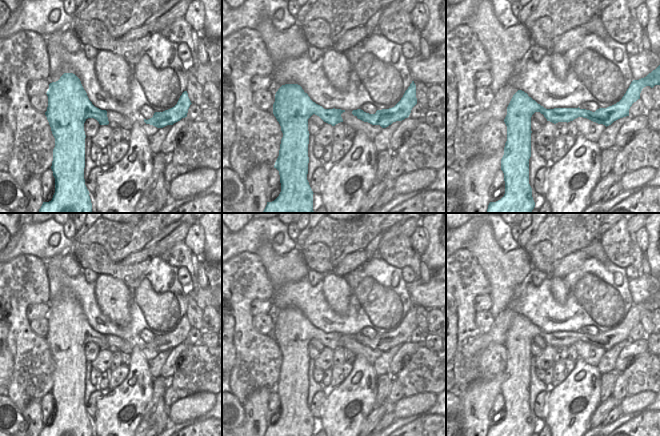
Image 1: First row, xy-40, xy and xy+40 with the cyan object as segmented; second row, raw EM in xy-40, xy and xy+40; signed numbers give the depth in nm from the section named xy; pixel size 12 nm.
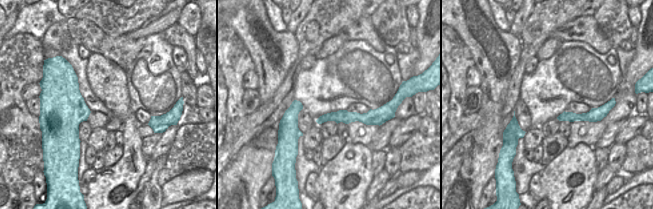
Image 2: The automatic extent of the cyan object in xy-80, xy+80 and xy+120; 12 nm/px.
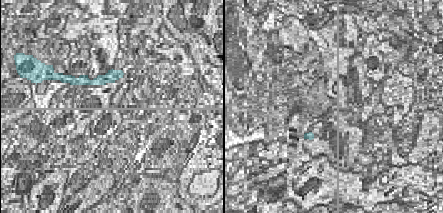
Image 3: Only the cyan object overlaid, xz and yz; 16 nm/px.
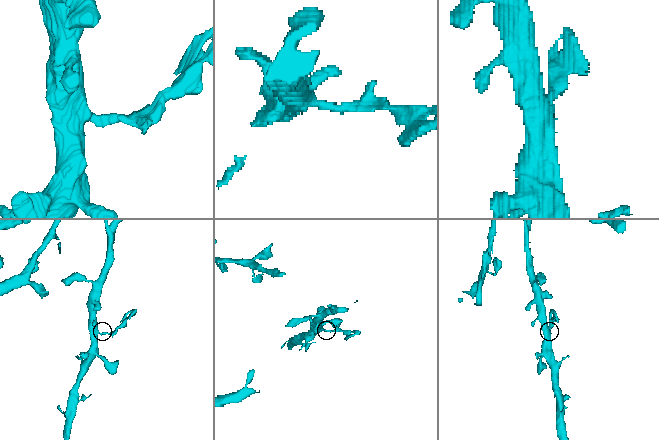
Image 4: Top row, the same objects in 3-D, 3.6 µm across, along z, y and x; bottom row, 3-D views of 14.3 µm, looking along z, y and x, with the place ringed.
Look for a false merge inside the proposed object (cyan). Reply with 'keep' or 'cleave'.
cleave

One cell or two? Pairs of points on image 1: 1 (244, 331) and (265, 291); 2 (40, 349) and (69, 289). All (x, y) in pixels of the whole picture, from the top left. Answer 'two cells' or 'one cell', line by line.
1: one cell
2: two cells

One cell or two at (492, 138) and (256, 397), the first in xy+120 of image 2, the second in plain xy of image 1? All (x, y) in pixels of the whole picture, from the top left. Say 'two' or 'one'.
one

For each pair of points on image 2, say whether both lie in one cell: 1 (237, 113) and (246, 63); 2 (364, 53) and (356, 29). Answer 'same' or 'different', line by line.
1: same
2: different

